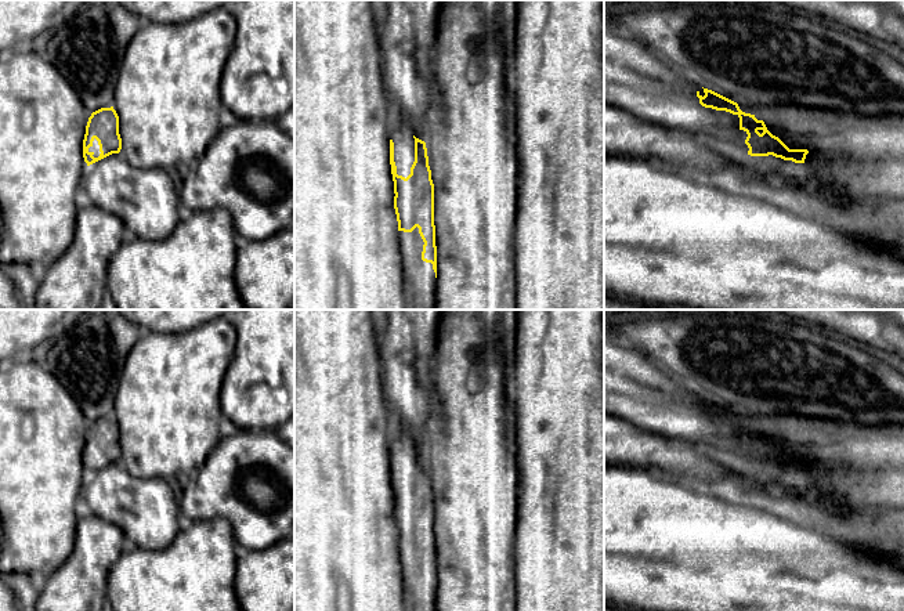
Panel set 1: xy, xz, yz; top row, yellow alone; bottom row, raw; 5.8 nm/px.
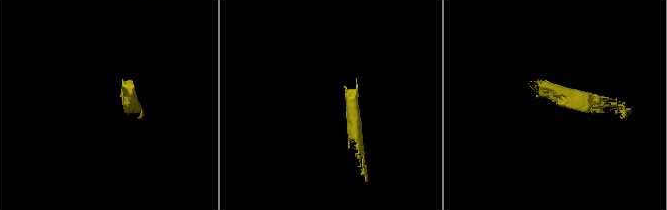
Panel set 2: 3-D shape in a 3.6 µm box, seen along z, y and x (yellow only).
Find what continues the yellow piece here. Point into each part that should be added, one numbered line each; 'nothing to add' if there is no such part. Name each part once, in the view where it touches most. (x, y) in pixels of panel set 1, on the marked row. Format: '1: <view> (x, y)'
1: xz (419, 278)
2: yz (635, 80)

